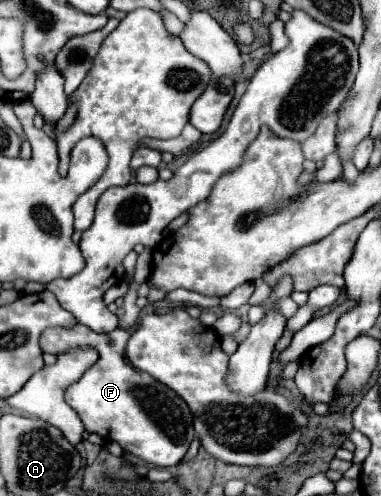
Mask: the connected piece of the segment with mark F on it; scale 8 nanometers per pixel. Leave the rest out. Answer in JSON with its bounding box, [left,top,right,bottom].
[40,324,194,468]

